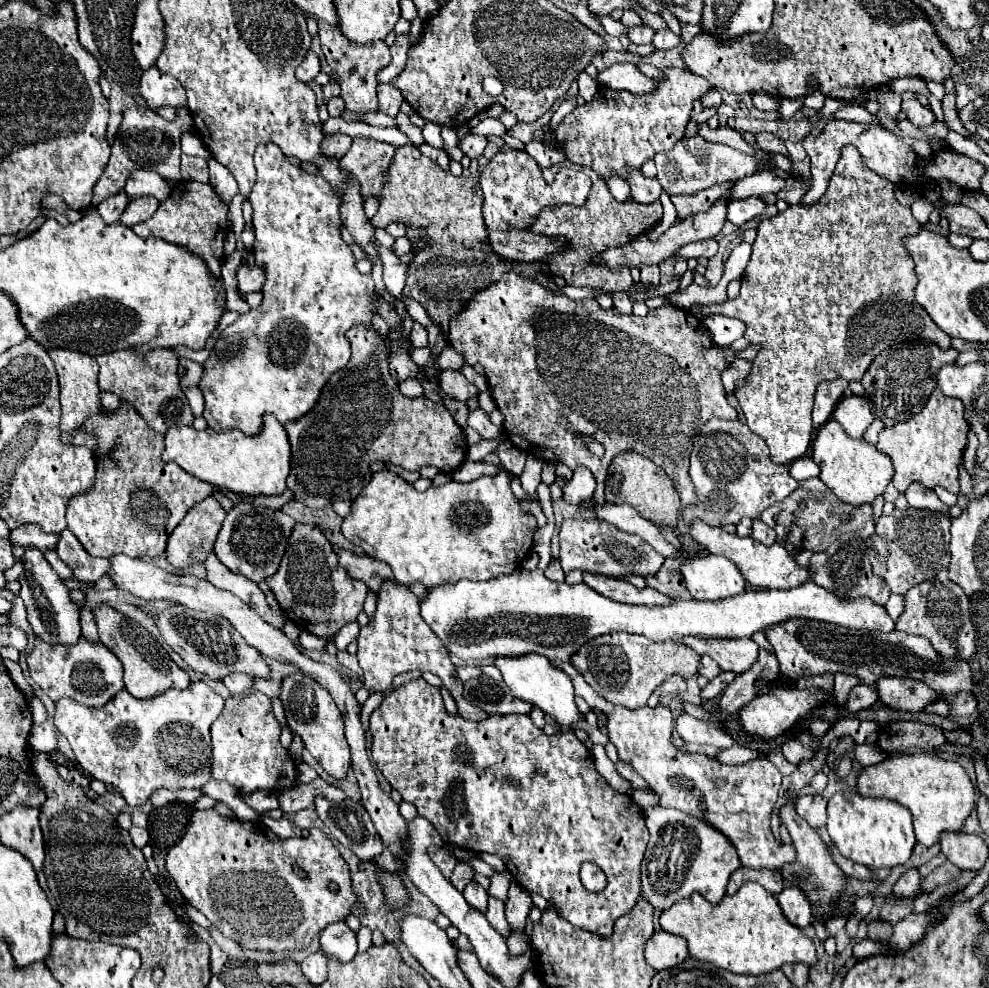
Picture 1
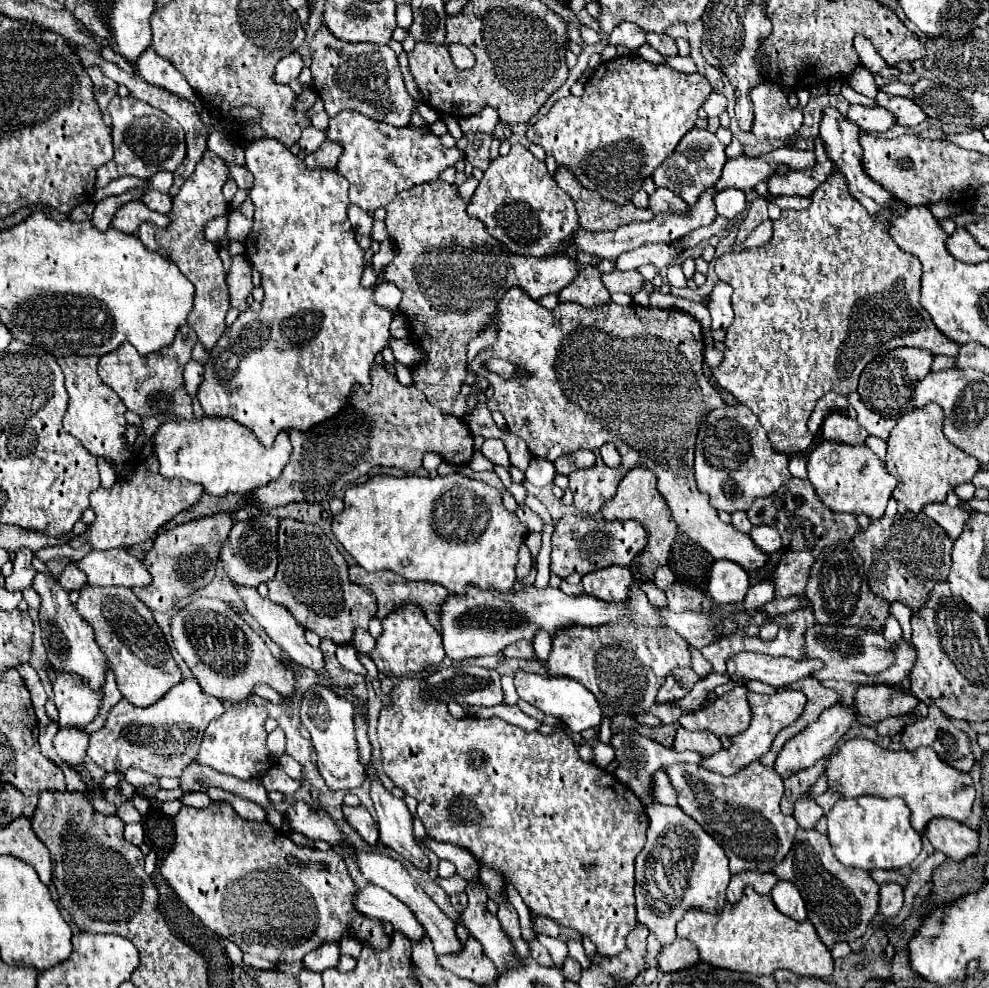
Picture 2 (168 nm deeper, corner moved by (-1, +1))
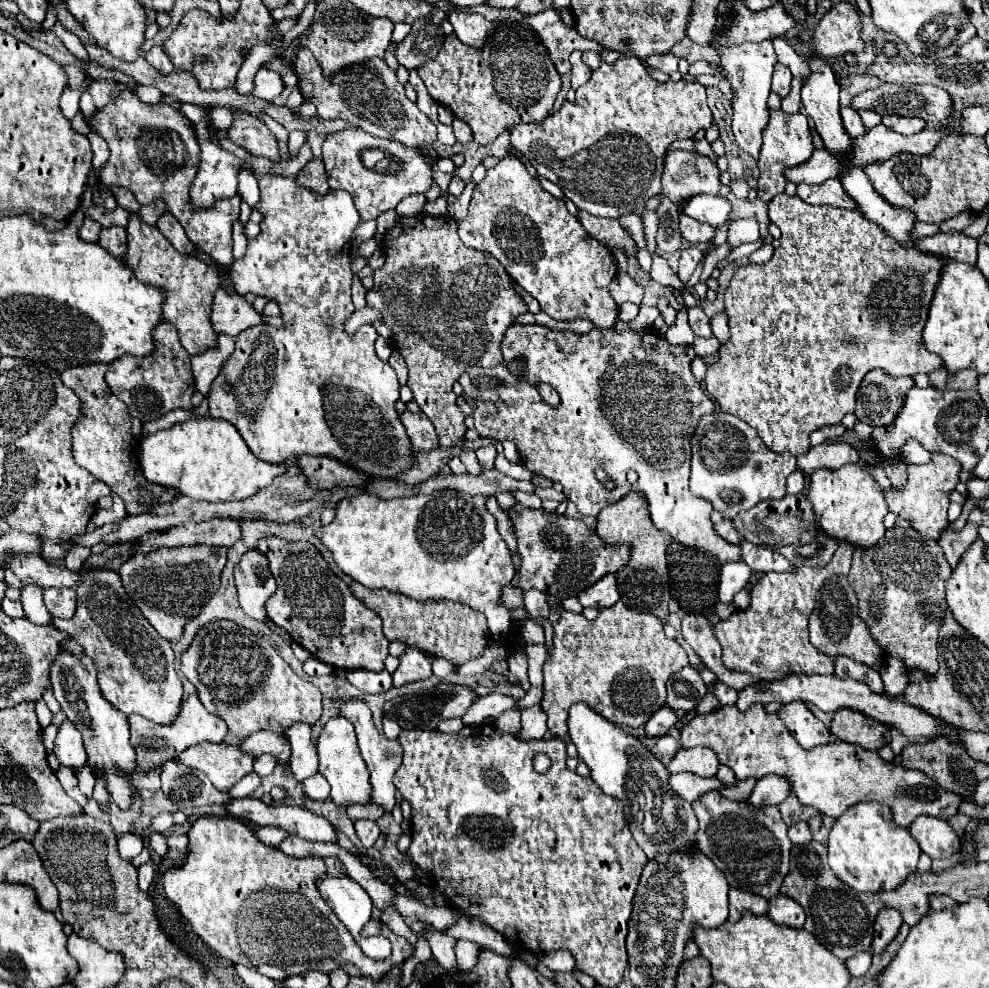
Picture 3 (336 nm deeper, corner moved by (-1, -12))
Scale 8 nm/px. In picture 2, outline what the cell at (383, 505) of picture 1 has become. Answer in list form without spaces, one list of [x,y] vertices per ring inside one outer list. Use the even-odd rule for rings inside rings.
[[[459,472],[447,476],[377,476],[349,488],[343,502],[343,512],[335,514],[331,522],[333,534],[367,572],[391,570],[405,580],[437,582],[455,594],[461,594],[469,584],[507,592],[517,580],[517,550],[527,536],[527,526],[503,506],[501,492],[481,480]]]

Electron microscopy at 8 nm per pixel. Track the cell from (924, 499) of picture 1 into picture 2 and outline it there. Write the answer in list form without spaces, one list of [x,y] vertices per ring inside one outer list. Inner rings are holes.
[[[941,502],[941,504],[929,504],[929,506],[925,506],[923,512],[931,520],[935,520],[951,536],[951,540],[955,540],[961,534],[965,522],[969,520],[967,512],[963,512],[961,508],[951,508],[945,502]]]

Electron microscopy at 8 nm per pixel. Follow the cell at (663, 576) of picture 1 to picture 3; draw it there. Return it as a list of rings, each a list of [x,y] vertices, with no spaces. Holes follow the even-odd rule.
[[[685,615],[681,621],[681,633],[683,639],[689,643],[689,647],[701,657],[701,661],[717,675],[719,681],[725,685],[741,691],[743,685],[759,683],[757,677],[749,677],[747,673],[729,673],[729,669],[721,663],[721,645],[713,633],[711,623],[701,615]]]

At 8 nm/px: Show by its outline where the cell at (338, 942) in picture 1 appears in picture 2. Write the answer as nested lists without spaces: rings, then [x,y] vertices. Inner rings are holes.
[[[327,942],[303,958],[303,968],[323,972],[327,968],[335,968],[337,962],[339,962],[339,946],[335,942]]]

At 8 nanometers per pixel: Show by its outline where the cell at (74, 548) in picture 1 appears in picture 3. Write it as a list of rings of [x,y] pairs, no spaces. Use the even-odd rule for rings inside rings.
[[[45,589],[43,601],[53,617],[71,619],[75,613],[77,595],[75,595],[75,589]]]

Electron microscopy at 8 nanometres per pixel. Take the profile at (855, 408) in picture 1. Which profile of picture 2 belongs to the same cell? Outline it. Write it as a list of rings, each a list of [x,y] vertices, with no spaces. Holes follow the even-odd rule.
[[[833,412],[821,432],[823,440],[827,442],[839,442],[839,444],[865,444],[865,438],[869,436],[863,426],[859,426],[857,420],[843,416],[839,412]]]

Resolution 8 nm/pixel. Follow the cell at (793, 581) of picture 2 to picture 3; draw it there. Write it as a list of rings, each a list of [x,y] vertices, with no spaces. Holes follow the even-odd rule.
[[[841,541],[827,567],[795,567],[795,571],[787,573],[765,573],[751,589],[751,607],[713,625],[717,641],[723,647],[723,665],[729,671],[743,671],[761,681],[773,681],[789,673],[831,675],[833,659],[809,643],[807,619],[821,583],[833,573],[849,573],[853,549],[849,541]]]

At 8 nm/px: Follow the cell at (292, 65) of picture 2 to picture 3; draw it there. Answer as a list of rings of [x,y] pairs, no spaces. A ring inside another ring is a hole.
[[[259,69],[257,77],[255,77],[255,91],[253,95],[255,97],[263,97],[267,101],[273,101],[277,95],[281,95],[281,91],[285,89],[283,85],[283,79],[277,71],[271,71],[271,69]]]

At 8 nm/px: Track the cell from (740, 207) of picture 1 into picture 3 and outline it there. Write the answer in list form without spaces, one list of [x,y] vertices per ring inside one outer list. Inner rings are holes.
[[[693,197],[693,201],[689,201],[689,205],[685,205],[683,213],[701,221],[701,223],[707,223],[711,227],[721,227],[729,221],[729,215],[731,215],[731,203],[725,199],[725,197]]]

